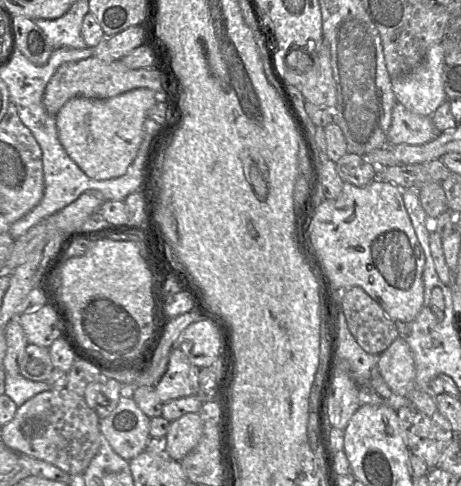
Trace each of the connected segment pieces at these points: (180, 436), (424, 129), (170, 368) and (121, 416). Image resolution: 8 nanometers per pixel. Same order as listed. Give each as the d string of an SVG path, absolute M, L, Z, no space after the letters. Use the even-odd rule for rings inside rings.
M187 413L170 422L166 434L167 452L172 459L180 461L199 443L203 423L198 413Z
M400 103L394 105L387 132L388 145L424 144L436 138L439 133L431 116L415 114Z
M178 347L173 348L166 371L154 386L162 403L196 395L199 388L199 371L200 368L193 365Z
M121 396L115 410L100 419L99 429L113 450L130 461L146 450L150 433L150 418L132 398Z

